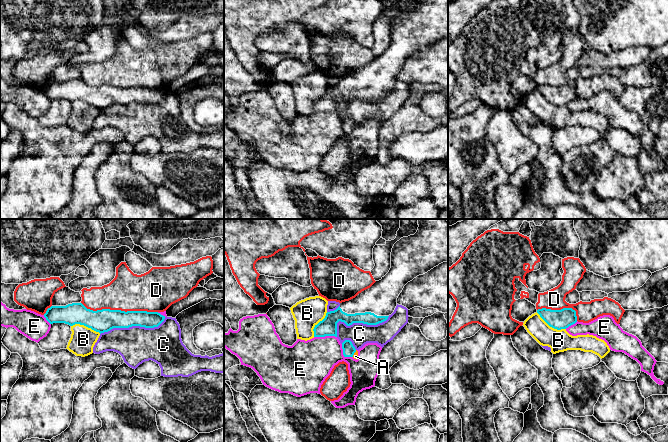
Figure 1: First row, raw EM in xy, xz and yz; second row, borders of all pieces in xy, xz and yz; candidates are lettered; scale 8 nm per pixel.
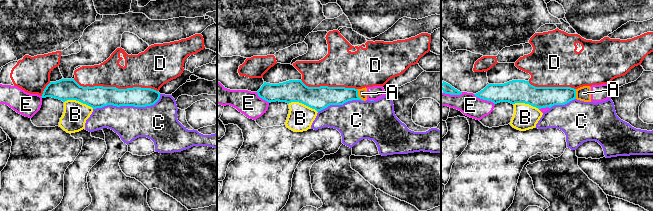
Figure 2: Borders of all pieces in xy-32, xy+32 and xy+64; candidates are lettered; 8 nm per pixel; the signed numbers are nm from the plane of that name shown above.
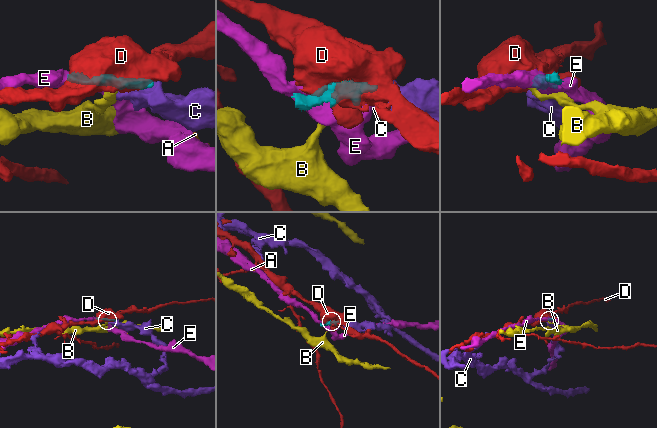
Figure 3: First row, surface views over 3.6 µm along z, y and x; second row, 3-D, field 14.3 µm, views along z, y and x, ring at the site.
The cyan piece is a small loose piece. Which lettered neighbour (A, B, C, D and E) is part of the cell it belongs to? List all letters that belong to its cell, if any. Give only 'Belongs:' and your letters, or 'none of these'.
Belongs: none of these

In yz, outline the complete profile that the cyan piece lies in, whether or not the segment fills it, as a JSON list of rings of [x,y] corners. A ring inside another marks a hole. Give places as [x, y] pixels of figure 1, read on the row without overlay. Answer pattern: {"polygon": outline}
{"polygon": [[[563,84],[561,86],[538,85],[537,89],[552,104],[561,106],[577,98],[576,87],[572,84]]]}

